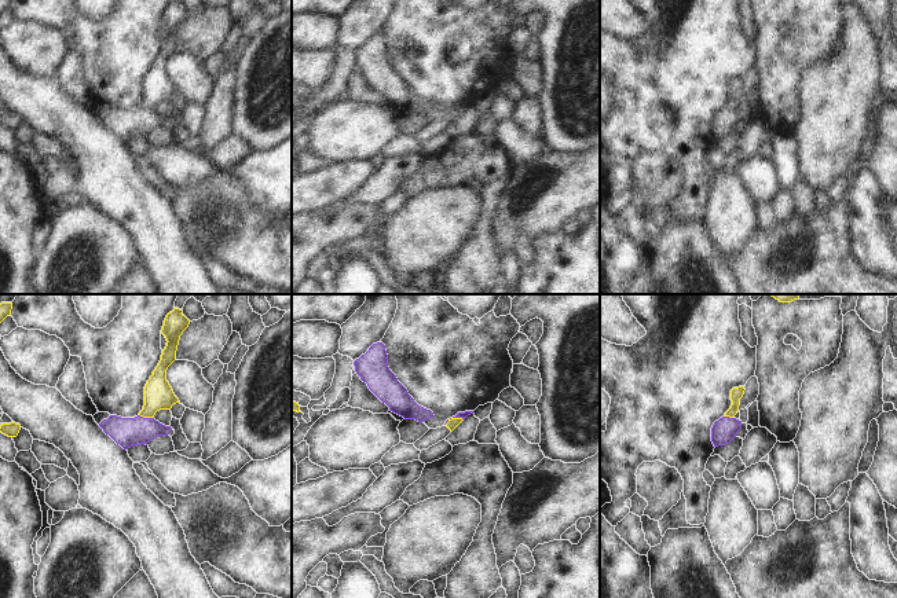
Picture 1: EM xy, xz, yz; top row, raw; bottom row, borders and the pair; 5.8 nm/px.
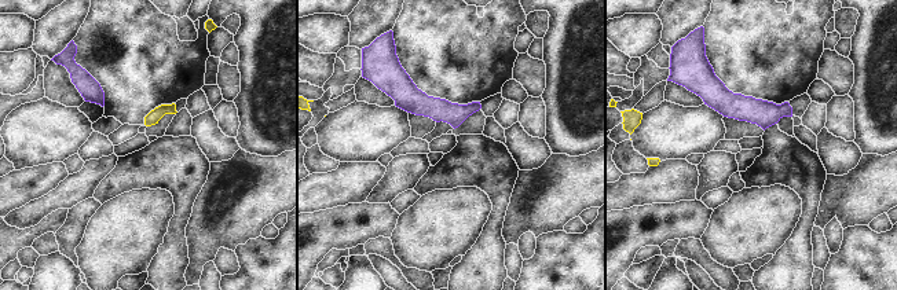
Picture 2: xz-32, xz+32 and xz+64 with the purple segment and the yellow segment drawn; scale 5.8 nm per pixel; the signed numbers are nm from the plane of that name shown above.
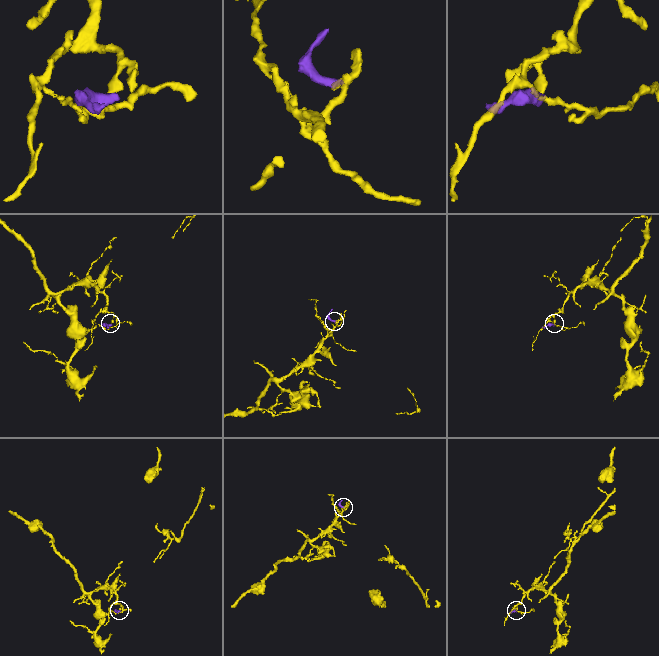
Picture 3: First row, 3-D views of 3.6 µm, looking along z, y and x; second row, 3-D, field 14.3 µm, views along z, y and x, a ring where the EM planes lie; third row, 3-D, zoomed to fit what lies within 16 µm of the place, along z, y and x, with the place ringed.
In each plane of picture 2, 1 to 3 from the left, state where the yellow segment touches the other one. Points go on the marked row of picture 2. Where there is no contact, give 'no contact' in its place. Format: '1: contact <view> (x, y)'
1: no contact
2: no contact
3: no contact

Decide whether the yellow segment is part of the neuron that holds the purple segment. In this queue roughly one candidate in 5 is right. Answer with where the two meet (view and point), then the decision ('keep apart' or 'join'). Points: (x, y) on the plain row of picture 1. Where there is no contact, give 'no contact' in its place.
xy (146, 110) | keep apart

